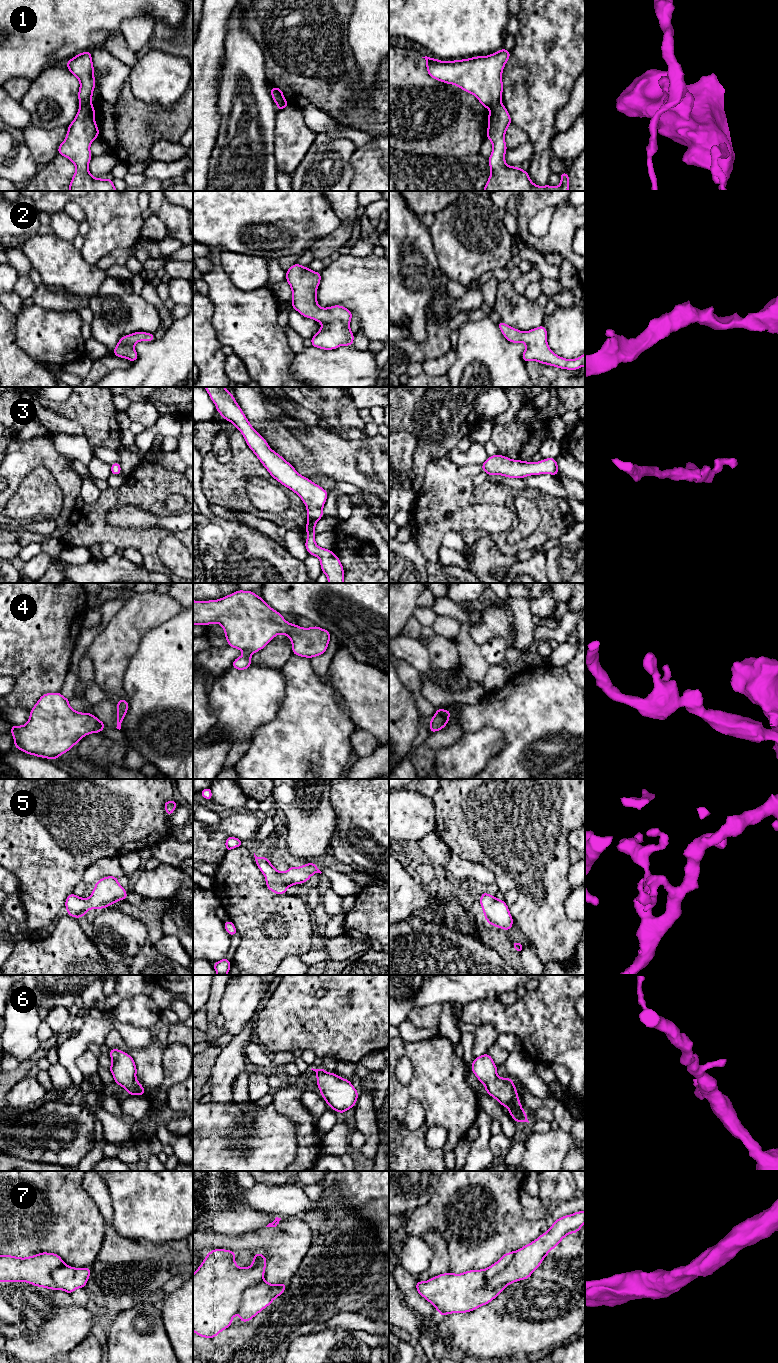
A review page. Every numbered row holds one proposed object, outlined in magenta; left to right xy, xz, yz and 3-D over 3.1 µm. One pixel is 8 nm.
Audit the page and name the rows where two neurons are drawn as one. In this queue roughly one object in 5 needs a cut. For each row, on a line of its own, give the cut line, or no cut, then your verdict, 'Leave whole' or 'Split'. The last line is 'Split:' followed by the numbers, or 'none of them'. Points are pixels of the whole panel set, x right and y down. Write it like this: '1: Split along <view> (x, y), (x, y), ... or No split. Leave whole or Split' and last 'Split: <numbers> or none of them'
1: Split along xy (90, 103), (80, 106). Split
2: No split. Leave whole
3: No split. Leave whole
4: No split. Leave whole
5: No split. Leave whole
6: No split. Leave whole
7: No split. Leave whole
Split: 1

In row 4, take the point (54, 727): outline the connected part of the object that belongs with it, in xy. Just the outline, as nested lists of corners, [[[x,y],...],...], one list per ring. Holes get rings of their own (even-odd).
[[[60,692],[43,694],[30,710],[28,722],[23,726],[12,725],[10,733],[13,735],[15,748],[29,755],[57,760],[84,736],[99,733],[106,727],[93,714],[73,710],[69,700]]]

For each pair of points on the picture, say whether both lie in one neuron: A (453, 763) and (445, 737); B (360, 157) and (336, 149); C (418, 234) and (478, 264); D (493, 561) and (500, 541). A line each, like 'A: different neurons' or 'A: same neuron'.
A: different neurons
B: different neurons
C: different neurons
D: different neurons

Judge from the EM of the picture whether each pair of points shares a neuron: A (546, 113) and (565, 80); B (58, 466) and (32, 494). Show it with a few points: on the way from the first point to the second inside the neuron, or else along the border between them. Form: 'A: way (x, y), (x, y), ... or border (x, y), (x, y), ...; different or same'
A: way (546, 105), (546, 99), (557, 88); same
B: border (30, 470), (45, 466), (62, 494); different

